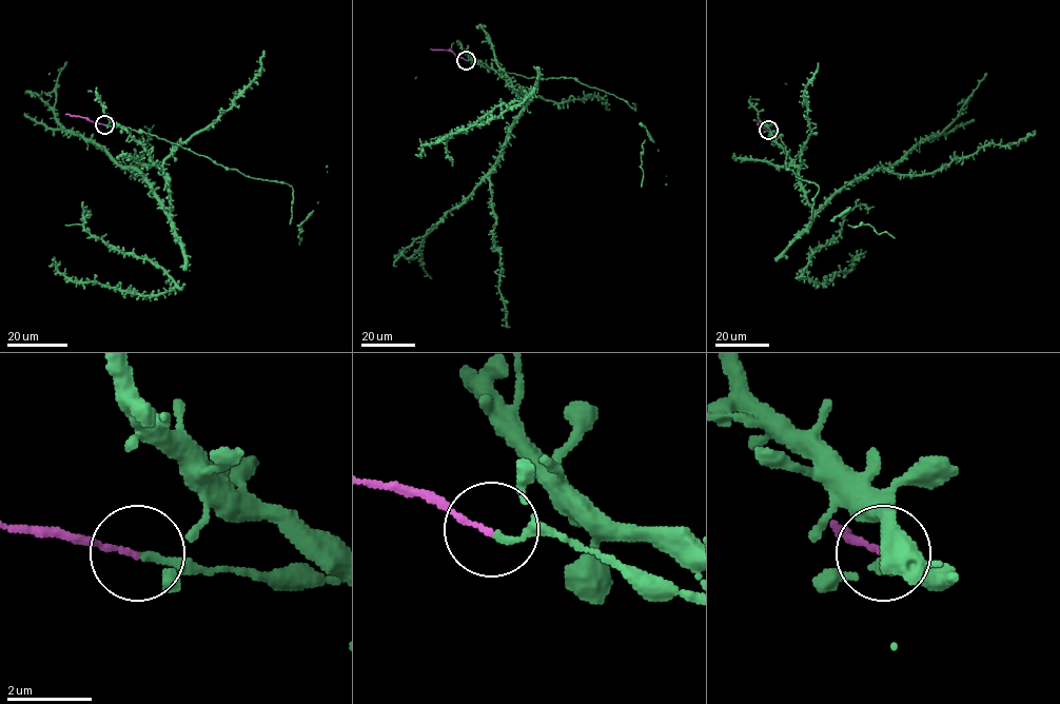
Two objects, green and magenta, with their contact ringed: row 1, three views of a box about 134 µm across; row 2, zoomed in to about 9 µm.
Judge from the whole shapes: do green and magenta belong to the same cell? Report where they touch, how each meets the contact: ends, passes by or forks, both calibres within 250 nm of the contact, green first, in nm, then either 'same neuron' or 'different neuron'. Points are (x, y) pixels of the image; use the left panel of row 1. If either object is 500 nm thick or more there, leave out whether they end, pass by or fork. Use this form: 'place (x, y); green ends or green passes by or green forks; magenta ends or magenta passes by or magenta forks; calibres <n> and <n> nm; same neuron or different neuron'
place (104, 124); green ends; magenta ends; calibres 160 and 120 nm; same neuron

